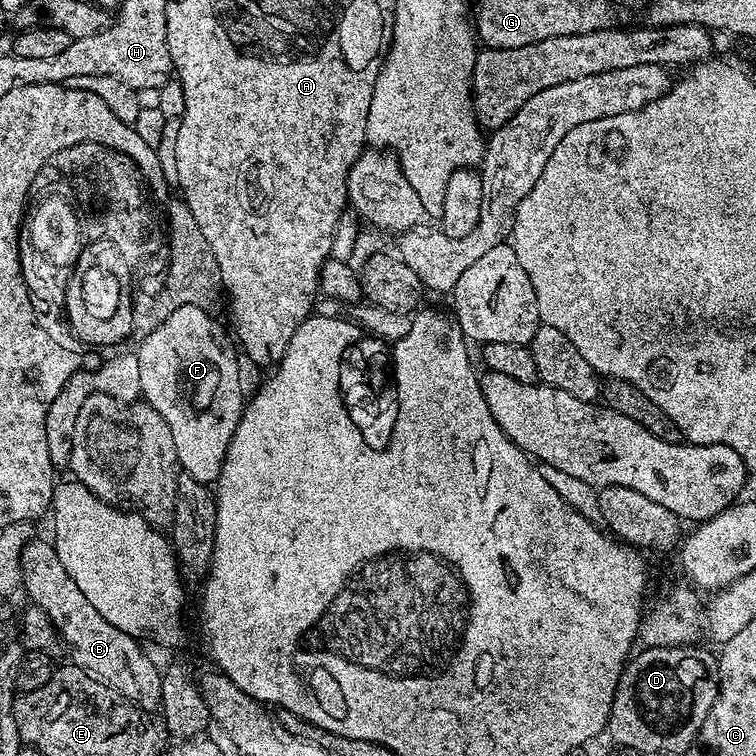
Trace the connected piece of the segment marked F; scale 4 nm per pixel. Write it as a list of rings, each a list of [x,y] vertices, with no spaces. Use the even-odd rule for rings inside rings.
[[[182,306],[173,308],[163,317],[164,320],[153,332],[148,332],[135,349],[138,358],[139,377],[141,379],[140,395],[170,426],[170,438],[174,438],[176,463],[192,479],[208,484],[220,477],[222,462],[226,450],[230,446],[230,438],[234,438],[234,430],[244,413],[246,392],[240,389],[240,366],[236,362],[238,348],[224,333],[222,325],[211,312],[198,306]]]

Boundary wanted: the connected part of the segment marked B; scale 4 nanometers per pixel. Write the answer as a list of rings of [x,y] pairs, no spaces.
[[[39,538],[33,539],[25,546],[22,555],[20,555],[20,571],[22,576],[23,591],[28,591],[28,596],[33,605],[41,608],[52,622],[52,627],[56,629],[59,639],[68,643],[68,648],[72,651],[71,663],[75,667],[81,668],[88,676],[101,680],[108,687],[120,696],[125,696],[131,704],[135,704],[137,708],[145,713],[152,714],[159,709],[160,706],[160,678],[161,669],[156,669],[156,664],[140,649],[141,641],[135,636],[128,636],[122,630],[118,630],[118,626],[110,626],[110,622],[106,622],[106,618],[102,618],[102,614],[98,614],[98,610],[94,610],[94,606],[90,606],[90,602],[86,602],[86,594],[82,594],[82,590],[78,590],[78,586],[74,586],[74,578],[70,578],[70,574],[66,570],[66,566],[62,566],[62,562],[58,562],[58,554],[55,547],[51,543],[48,544]]]

